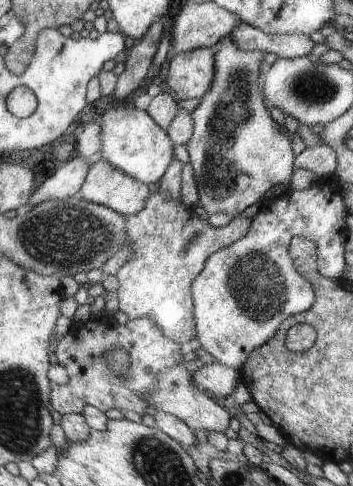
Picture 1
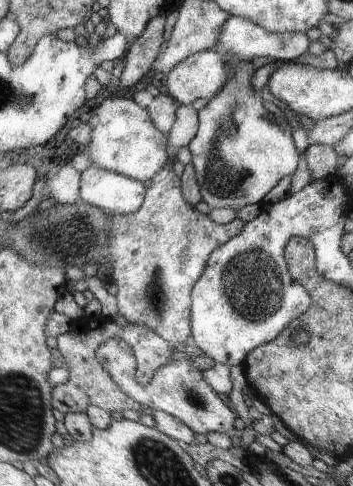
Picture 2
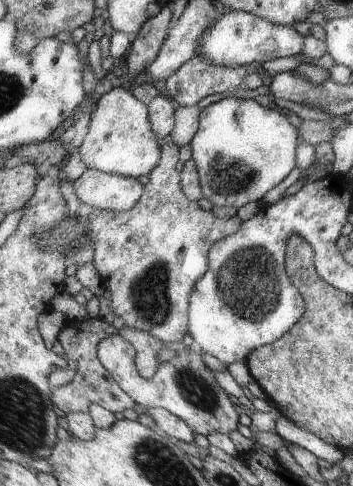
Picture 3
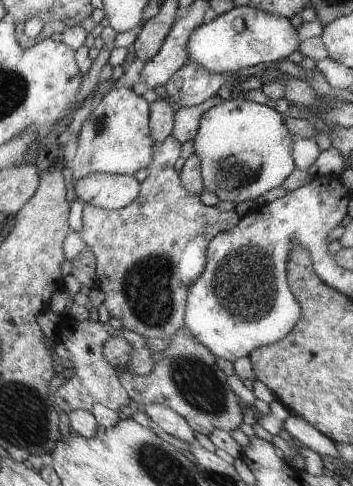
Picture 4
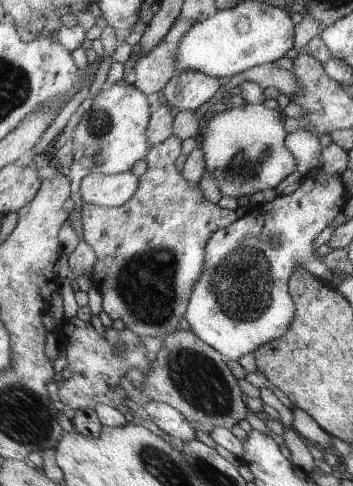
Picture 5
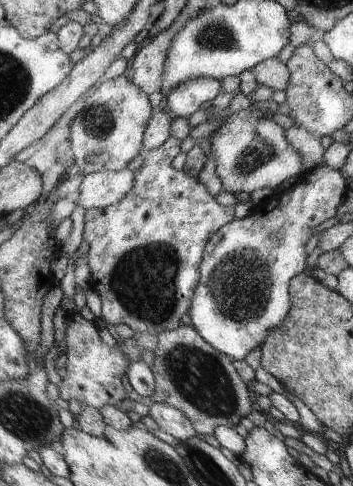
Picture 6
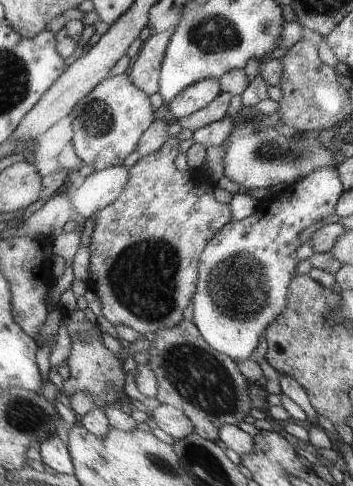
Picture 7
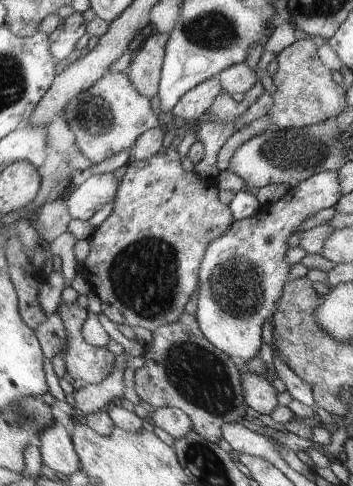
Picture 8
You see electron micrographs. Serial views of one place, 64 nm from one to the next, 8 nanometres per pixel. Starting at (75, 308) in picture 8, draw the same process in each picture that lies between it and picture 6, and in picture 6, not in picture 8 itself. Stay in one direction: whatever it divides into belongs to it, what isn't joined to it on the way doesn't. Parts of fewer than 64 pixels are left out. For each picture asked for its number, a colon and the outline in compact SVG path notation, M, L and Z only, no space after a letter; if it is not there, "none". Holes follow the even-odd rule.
6: M81 312L69 314L67 318L67 376L59 384L59 396L63 400L81 400L87 408L103 410L105 406L115 406L125 400L127 378L127 358L119 348L109 348L99 332L95 320L85 320Z
7: M75 310L75 312L65 312L65 328L71 336L73 348L71 348L71 356L65 360L69 370L71 370L71 378L67 382L63 382L67 396L77 394L77 392L91 392L95 396L95 400L99 400L103 406L115 404L115 400L119 398L121 392L125 392L125 384L127 384L127 374L123 372L123 360L121 354L111 352L101 338L95 338L93 342L83 342L79 334L83 334L89 328L89 320L85 310ZM111 384L115 384L115 388L111 388Z

